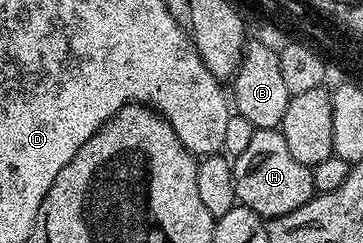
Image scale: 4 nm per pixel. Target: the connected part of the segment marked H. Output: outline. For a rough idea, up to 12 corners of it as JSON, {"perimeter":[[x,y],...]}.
{"perimeter":[[279,129],[233,159],[236,202],[264,219],[316,194]]}

